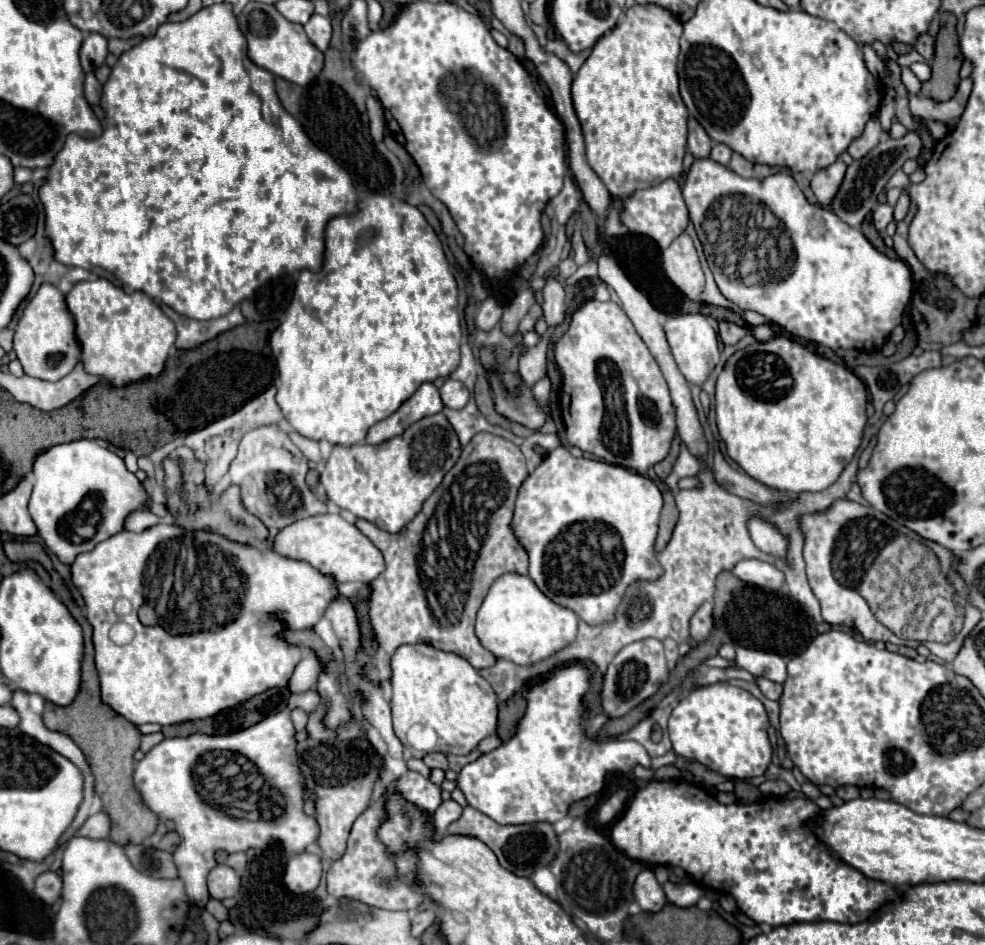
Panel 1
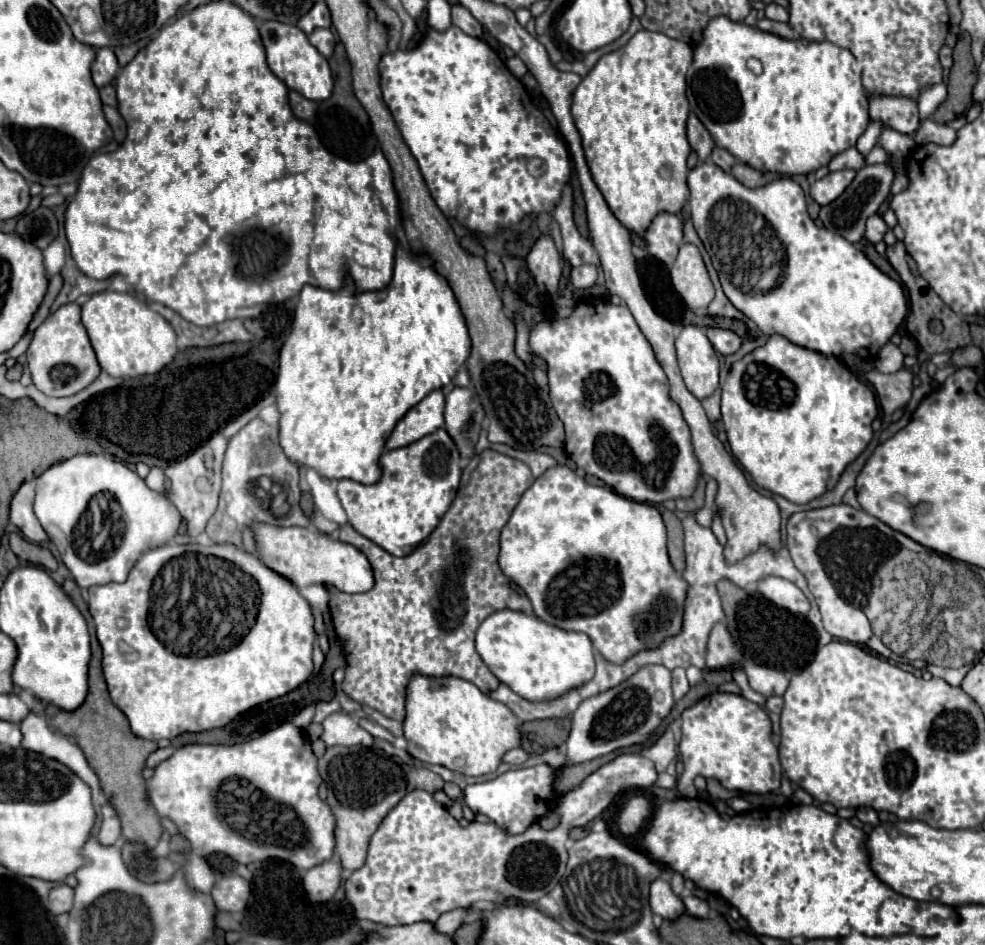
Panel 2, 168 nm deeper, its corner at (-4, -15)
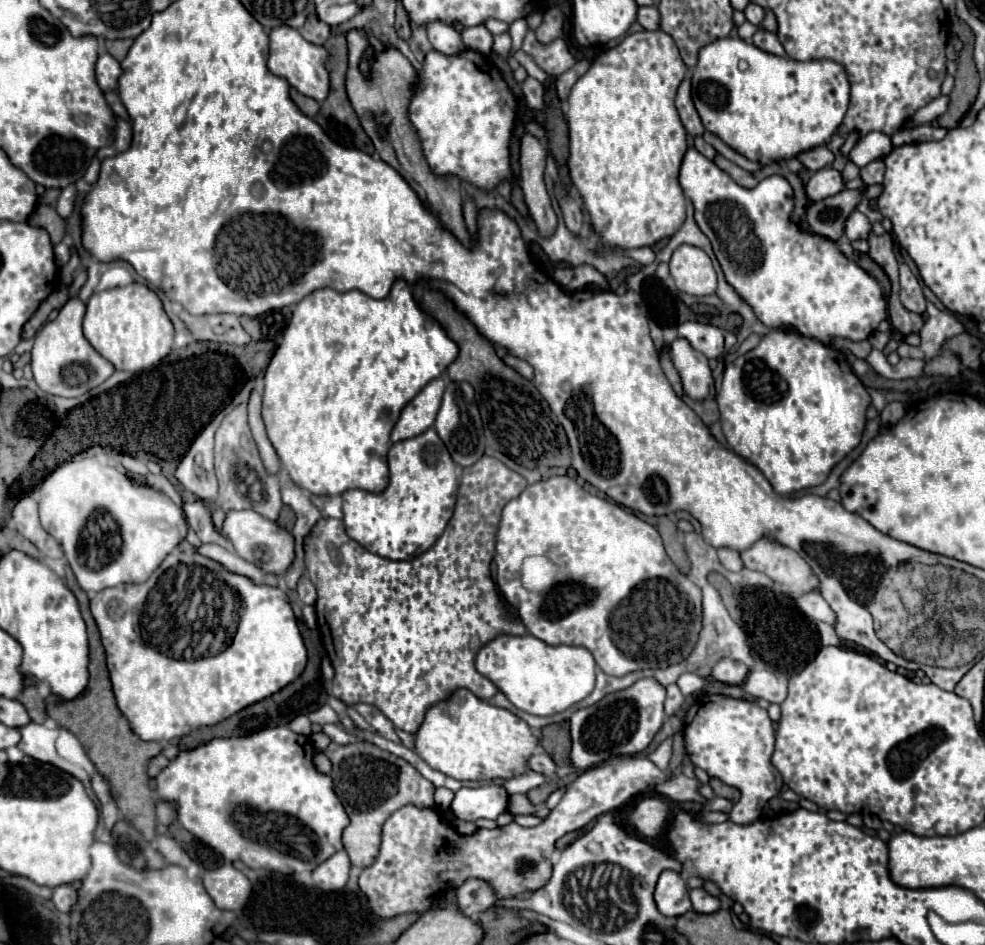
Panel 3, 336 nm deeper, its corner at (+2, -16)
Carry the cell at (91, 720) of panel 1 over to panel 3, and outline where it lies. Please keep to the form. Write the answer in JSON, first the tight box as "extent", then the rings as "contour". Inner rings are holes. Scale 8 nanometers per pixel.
{"extent":[46,664,162,840],"contour":[[[100,664],[96,670],[90,668],[90,684],[86,692],[78,696],[78,700],[68,702],[66,706],[56,706],[56,696],[50,694],[46,698],[46,710],[48,716],[58,722],[58,726],[70,730],[82,742],[96,770],[110,782],[112,796],[124,818],[130,820],[146,840],[152,840],[156,836],[156,812],[154,812],[156,800],[152,798],[152,790],[148,786],[150,778],[146,774],[146,764],[150,758],[162,752],[162,744],[146,742],[132,732],[126,716],[118,710],[114,702],[106,664]]]}

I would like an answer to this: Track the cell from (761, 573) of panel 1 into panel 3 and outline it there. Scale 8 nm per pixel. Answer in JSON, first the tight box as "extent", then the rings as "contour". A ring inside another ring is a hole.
{"extent":[794,592,834,626],"contour":[[[808,592],[804,596],[800,596],[798,600],[794,600],[796,606],[812,620],[822,620],[830,626],[834,626],[834,612],[832,608],[826,604],[826,600],[818,594],[818,592]]]}

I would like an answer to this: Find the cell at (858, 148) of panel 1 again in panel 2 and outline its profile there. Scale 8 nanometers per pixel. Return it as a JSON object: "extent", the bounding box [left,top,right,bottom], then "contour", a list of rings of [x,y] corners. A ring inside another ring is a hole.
{"extent":[830,147,866,171],"contour":[[[850,147],[846,149],[844,153],[836,155],[832,161],[830,161],[830,171],[840,171],[840,169],[854,169],[854,171],[860,171],[862,167],[866,165],[866,155],[862,155],[856,147]]]}

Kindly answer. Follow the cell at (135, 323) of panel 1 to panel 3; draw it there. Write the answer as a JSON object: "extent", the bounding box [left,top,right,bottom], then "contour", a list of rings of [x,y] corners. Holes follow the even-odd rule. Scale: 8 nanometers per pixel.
{"extent":[84,284,174,374],"contour":[[[128,284],[124,288],[110,288],[102,292],[94,292],[88,300],[88,312],[84,316],[84,336],[88,342],[106,358],[110,360],[116,370],[130,370],[140,374],[157,366],[168,354],[174,342],[174,324],[168,318],[160,296],[150,290],[146,284]]]}

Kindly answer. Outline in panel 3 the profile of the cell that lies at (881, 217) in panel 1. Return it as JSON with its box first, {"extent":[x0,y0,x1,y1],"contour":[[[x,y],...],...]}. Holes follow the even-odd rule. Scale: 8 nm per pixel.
{"extent":[844,210,872,242],"contour":[[[854,210],[854,212],[850,214],[850,220],[846,220],[846,232],[844,232],[844,236],[846,236],[850,242],[860,240],[860,238],[868,238],[870,228],[872,228],[872,226],[870,226],[868,218],[866,218],[862,212]]]}

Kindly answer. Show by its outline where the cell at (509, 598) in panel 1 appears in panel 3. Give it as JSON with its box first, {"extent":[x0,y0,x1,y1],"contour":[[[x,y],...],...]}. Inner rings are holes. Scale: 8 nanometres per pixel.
{"extent":[476,634,596,716],"contour":[[[530,634],[494,638],[480,648],[476,668],[494,682],[516,708],[534,716],[552,716],[568,710],[584,700],[596,684],[596,662],[586,648],[548,646]]]}

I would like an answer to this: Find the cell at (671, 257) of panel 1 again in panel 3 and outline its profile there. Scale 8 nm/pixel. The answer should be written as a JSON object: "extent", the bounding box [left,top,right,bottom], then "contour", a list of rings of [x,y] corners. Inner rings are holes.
{"extent":[670,244,718,296],"contour":[[[682,244],[672,254],[670,274],[676,282],[676,288],[692,296],[714,294],[718,286],[718,276],[710,256],[696,246]]]}

